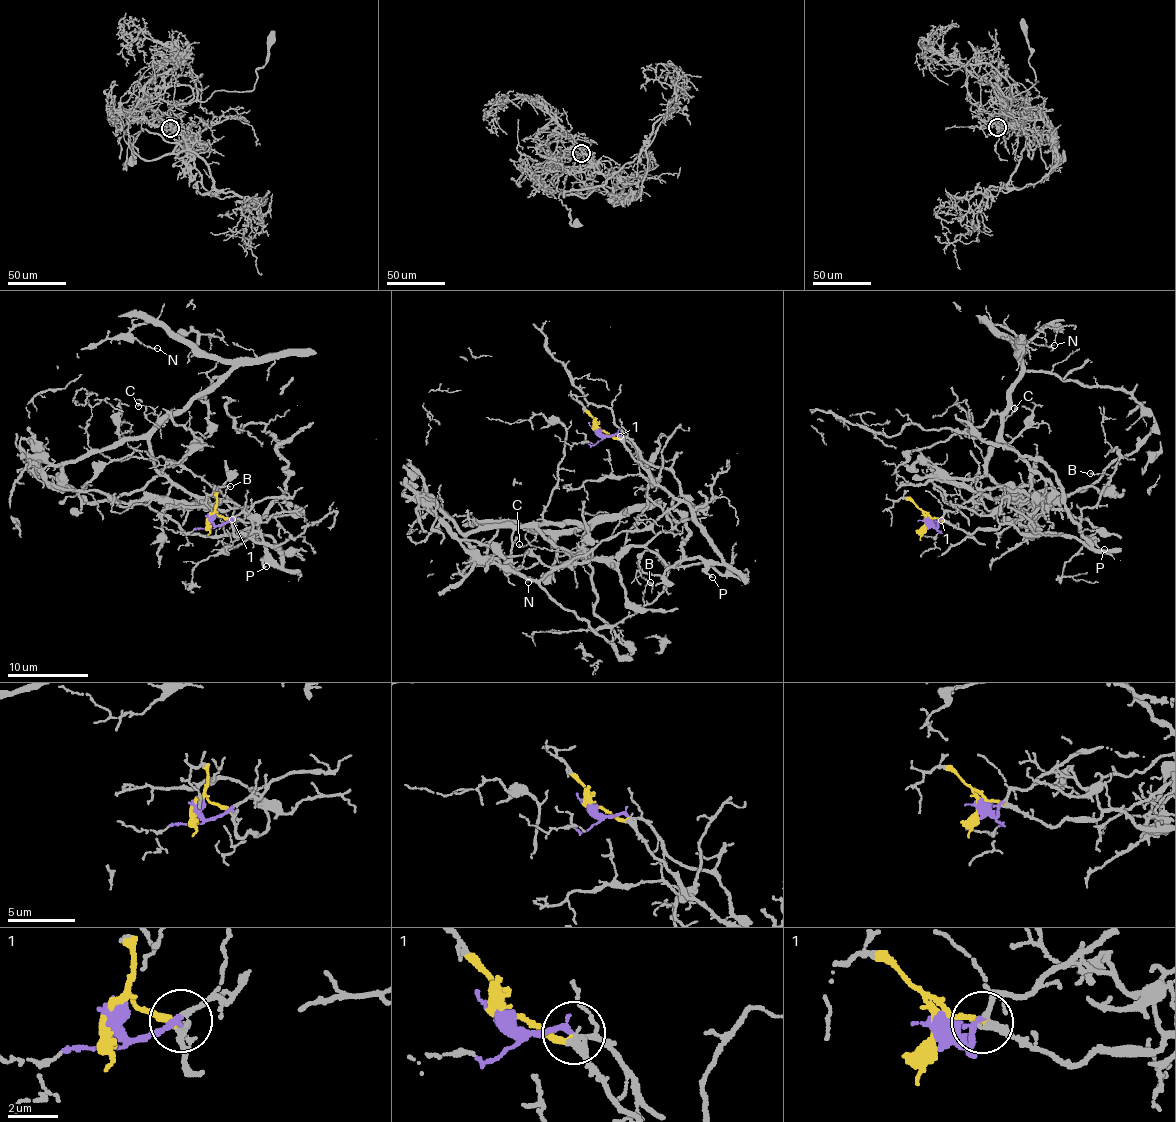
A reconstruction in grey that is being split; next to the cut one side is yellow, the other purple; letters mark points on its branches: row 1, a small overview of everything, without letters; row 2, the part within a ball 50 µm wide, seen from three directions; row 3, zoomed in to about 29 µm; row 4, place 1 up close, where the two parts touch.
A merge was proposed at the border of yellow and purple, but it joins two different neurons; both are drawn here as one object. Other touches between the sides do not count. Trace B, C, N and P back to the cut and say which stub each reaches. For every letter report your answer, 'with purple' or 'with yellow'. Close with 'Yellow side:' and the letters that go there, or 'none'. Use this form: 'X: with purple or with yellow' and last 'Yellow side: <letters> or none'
B: with yellow
C: with purple
N: with purple
P: with yellow
Yellow side: B, P

